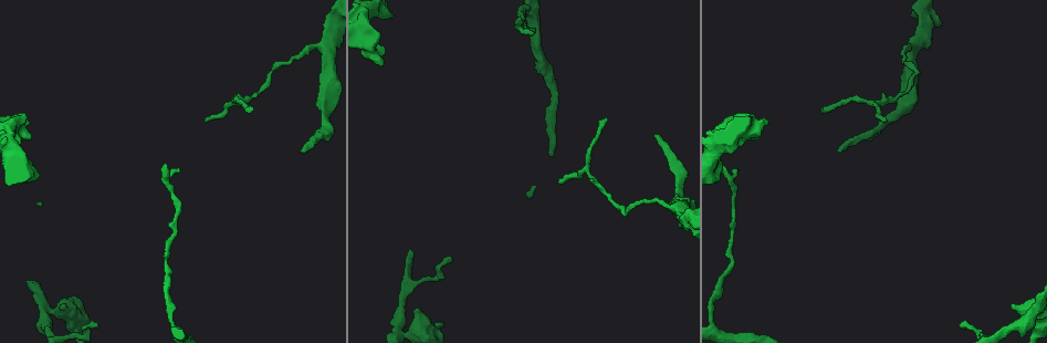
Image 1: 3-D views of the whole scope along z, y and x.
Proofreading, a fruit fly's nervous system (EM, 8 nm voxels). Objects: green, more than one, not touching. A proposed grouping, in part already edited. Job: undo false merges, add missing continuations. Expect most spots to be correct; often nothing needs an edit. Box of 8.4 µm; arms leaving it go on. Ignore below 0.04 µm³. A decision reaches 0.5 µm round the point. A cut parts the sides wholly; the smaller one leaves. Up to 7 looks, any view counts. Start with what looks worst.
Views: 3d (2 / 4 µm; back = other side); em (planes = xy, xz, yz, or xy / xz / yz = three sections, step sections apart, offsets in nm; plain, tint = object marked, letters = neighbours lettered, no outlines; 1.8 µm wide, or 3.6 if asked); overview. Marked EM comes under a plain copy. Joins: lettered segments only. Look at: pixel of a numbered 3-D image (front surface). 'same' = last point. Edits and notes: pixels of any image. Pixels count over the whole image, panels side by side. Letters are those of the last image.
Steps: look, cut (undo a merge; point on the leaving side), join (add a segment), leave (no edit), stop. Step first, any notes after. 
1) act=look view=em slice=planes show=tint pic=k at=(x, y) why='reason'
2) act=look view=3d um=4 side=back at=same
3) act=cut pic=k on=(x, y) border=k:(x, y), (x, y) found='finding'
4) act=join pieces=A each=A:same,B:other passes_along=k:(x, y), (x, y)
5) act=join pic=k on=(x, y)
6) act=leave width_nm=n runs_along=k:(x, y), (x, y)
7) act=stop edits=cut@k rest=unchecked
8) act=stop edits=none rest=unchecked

act=look view=em slice=planes show=letters pic=1 at=(837, 151) why='long arm stops here'

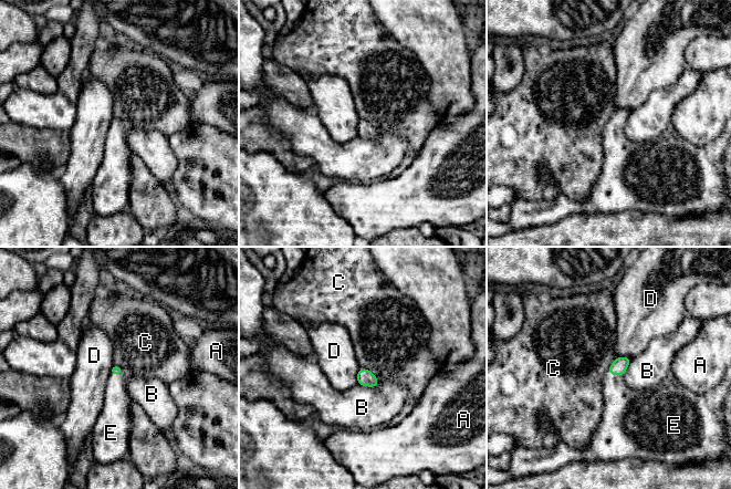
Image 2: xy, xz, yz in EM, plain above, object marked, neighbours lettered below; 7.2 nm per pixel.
act=join pieces=E longest_contact=B:160nm each=A:other,B:other,C:other,D:other,E:same found='it goes on there'

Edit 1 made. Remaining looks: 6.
act=look view=overview why='redraw'

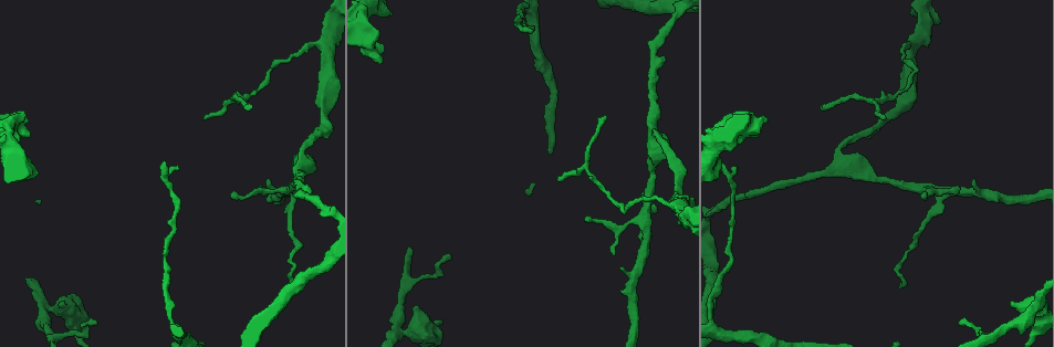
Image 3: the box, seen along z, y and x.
act=look view=3d um=4 pic=3 at=(767, 121) why='free end'

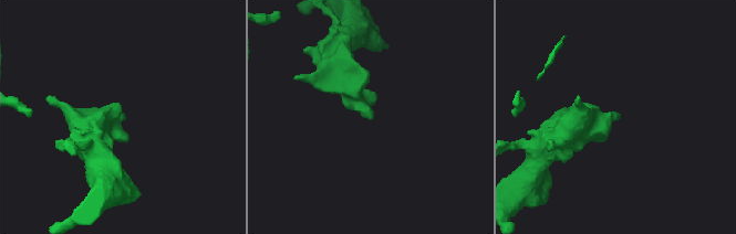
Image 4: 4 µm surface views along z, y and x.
act=look view=em slice=xy step=4 show=tint pic=4 at=(124, 117) why='shape alone is not enough'

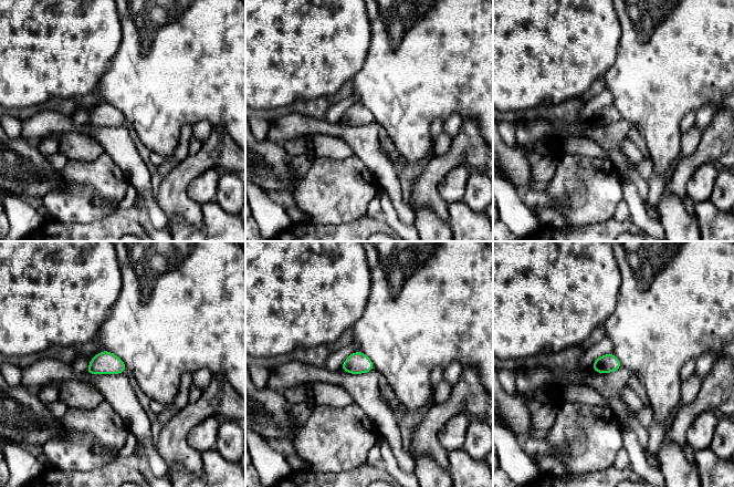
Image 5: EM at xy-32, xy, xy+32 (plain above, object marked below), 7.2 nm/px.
act=look view=em slice=planes show=letters at=same

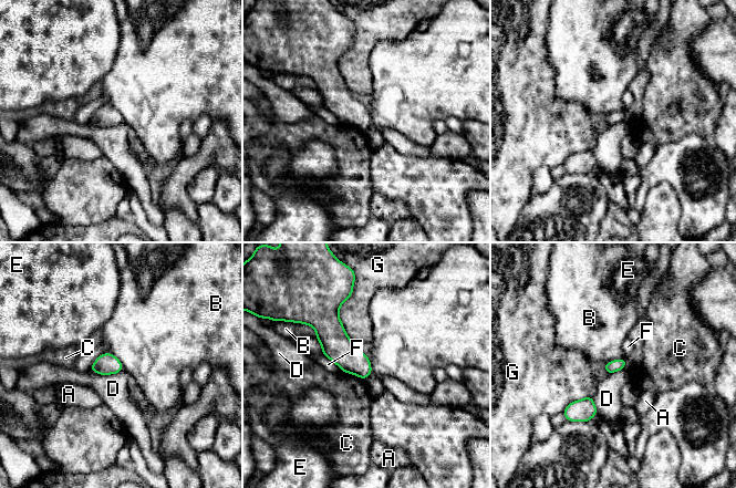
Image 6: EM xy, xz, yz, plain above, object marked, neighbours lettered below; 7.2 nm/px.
act=leave longest_contact=G:360nm each=A:other,B:other,C:other,D:other,E:other,F:other,G:other border=6:(624, 357), (611, 360), (602, 364) found='no lettered segment goes on from it'

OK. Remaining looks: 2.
act=look view=em slice=planes show=letters pic=3 at=(322, 46)

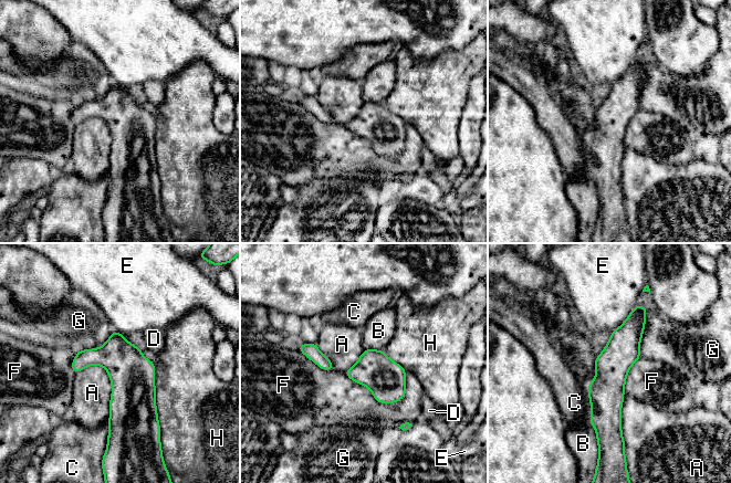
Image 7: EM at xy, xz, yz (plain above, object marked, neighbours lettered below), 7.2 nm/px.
act=leave longest_contact=H:500nm each=A:other,B:other,C:other,D:other,E:other,F:other,G:other,H:other runs_along=7:(641, 308), (612, 365), (606, 433) found='continuous, no second neuron'

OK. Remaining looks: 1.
act=stop edits=join@2 rest=unchecked

